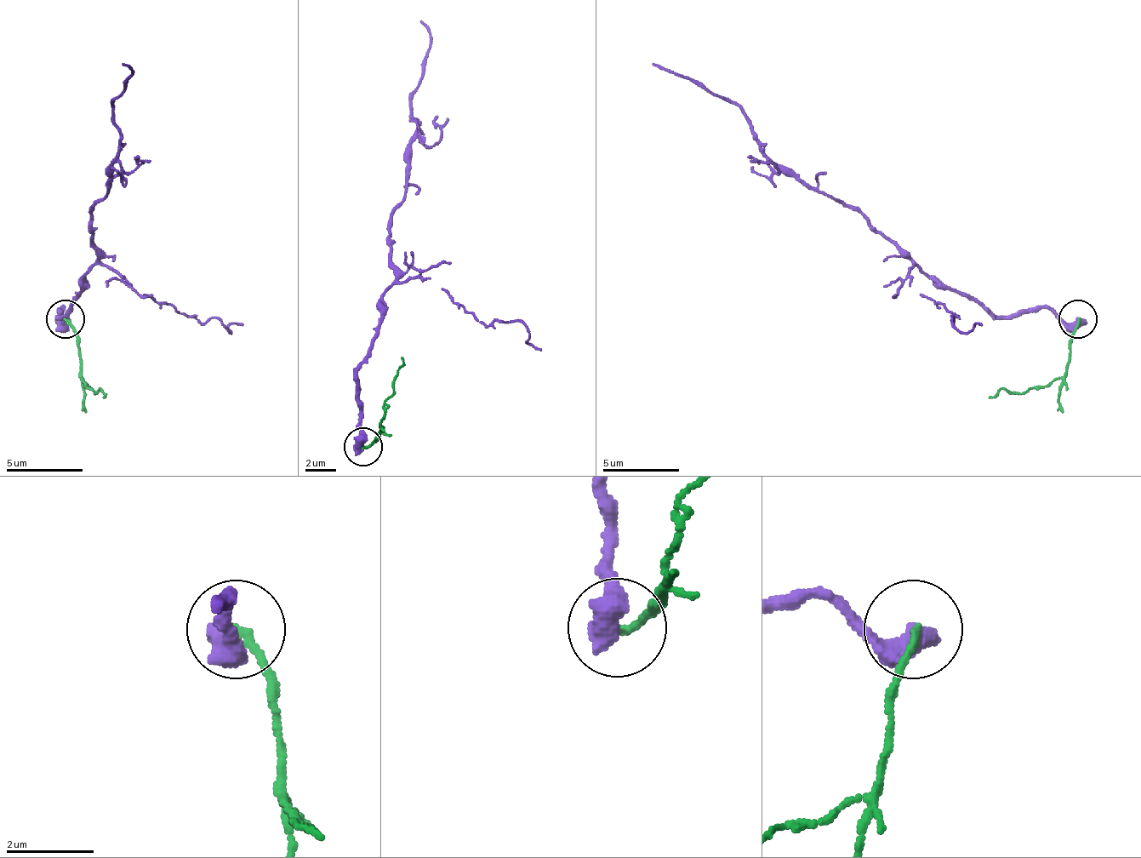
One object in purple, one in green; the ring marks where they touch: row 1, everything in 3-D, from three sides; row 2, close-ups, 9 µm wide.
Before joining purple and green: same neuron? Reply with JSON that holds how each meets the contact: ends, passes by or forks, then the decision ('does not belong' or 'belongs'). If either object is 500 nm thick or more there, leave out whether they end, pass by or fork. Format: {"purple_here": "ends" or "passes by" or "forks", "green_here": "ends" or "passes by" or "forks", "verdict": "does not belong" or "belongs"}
{"verdict": "does not belong"}

